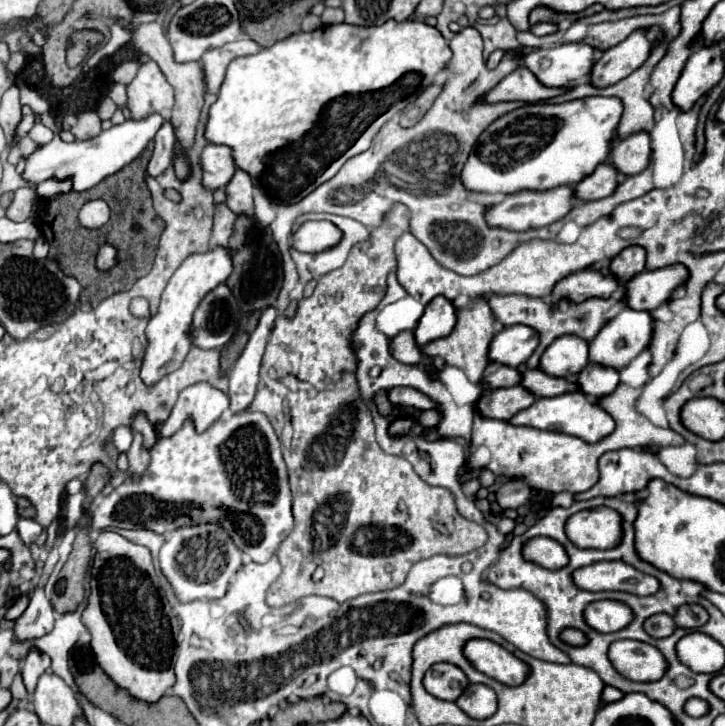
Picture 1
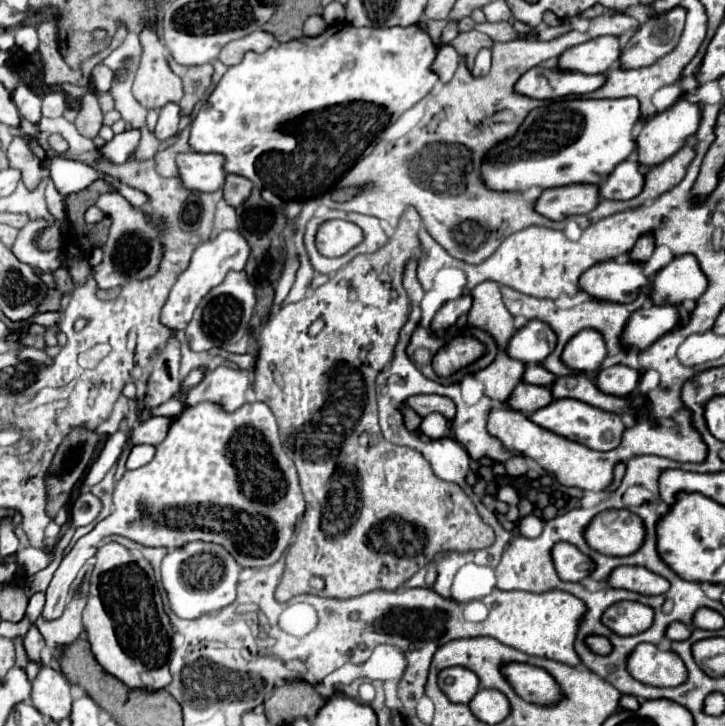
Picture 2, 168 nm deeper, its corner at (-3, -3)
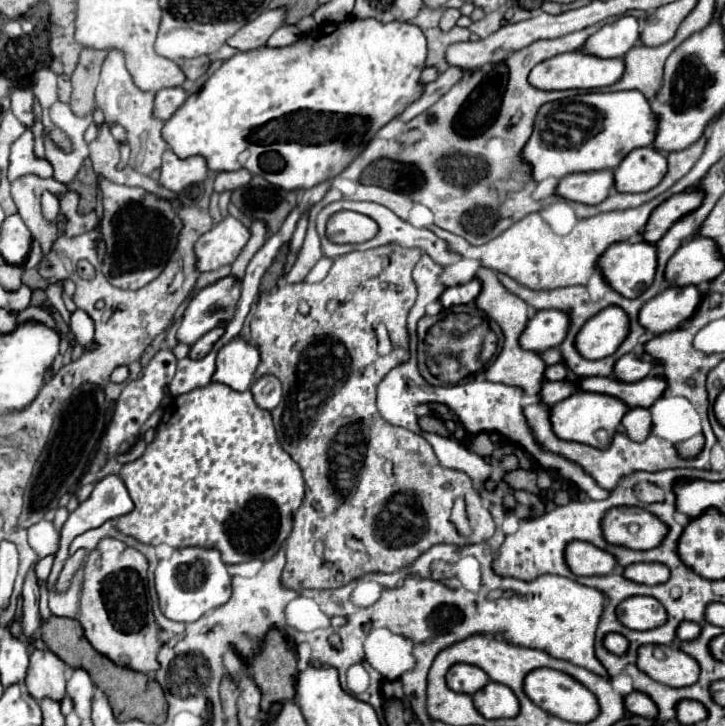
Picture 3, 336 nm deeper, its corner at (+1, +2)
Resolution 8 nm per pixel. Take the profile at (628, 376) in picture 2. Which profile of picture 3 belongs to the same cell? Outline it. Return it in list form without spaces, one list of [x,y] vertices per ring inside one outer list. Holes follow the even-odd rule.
[[[627,353],[615,363],[615,377],[619,377],[621,381],[633,383],[647,377],[653,371],[653,367],[655,367],[653,361],[643,361],[635,353]]]

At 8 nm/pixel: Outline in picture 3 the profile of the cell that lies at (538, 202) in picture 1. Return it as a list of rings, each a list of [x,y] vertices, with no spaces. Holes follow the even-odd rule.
[[[607,169],[587,171],[587,173],[571,173],[559,181],[557,195],[565,197],[569,201],[597,205],[609,195],[613,185],[615,185],[613,173]]]

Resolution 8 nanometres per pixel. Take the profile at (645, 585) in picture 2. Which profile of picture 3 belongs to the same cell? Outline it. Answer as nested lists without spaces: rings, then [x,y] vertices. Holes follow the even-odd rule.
[[[635,563],[625,567],[623,575],[635,583],[659,585],[669,579],[669,567],[663,563]]]

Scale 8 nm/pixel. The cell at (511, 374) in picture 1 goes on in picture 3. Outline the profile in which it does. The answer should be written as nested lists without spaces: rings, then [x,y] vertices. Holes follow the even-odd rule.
[[[557,363],[557,365],[551,365],[551,367],[547,367],[547,371],[545,371],[545,377],[547,377],[547,381],[563,381],[565,377],[567,377],[567,367],[563,365],[563,363]]]

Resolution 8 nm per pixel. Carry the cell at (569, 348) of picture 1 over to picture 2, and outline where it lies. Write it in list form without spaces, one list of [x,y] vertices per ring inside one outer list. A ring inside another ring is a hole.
[[[581,330],[567,342],[561,360],[573,372],[595,372],[601,368],[605,356],[607,348],[603,338],[595,330]]]

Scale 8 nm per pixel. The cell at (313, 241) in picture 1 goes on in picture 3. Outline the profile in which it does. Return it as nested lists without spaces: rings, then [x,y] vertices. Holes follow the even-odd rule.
[[[339,211],[327,223],[327,237],[335,243],[363,243],[379,233],[379,225],[357,211]]]

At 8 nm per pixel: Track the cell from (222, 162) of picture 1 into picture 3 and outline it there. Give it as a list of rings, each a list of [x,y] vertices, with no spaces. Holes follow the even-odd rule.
[[[169,149],[163,153],[159,183],[169,191],[181,191],[183,187],[205,181],[205,177],[207,177],[207,163],[203,161],[203,157],[177,159],[175,153],[171,153]]]

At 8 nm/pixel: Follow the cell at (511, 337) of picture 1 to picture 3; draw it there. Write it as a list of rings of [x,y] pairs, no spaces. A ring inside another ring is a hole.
[[[547,309],[537,311],[537,315],[527,323],[527,329],[523,331],[521,345],[523,349],[531,349],[537,353],[543,353],[551,347],[559,347],[569,331],[569,313],[559,309]]]

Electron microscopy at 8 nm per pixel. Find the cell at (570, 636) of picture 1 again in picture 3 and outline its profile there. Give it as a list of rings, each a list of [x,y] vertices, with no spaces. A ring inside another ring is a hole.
[[[609,633],[609,635],[605,637],[605,647],[607,647],[611,653],[615,653],[615,655],[623,655],[623,653],[627,653],[627,649],[629,649],[629,641],[627,641],[623,635],[619,635],[619,633]]]

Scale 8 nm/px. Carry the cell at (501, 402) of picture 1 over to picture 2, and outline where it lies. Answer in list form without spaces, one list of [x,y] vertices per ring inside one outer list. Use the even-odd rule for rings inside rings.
[[[517,384],[517,388],[511,392],[507,406],[521,414],[533,414],[535,410],[547,406],[553,400],[547,386],[533,386],[533,384]]]

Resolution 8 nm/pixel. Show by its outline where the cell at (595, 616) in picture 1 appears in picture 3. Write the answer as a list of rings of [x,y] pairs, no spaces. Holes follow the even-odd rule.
[[[629,597],[619,605],[617,617],[629,629],[647,631],[663,625],[667,621],[667,611],[655,597]]]

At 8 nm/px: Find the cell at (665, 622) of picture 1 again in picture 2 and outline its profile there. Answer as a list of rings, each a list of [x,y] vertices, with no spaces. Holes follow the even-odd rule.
[[[673,622],[673,624],[669,624],[669,628],[665,630],[665,636],[667,636],[669,640],[687,640],[689,634],[691,634],[691,628],[685,626],[683,622]]]

